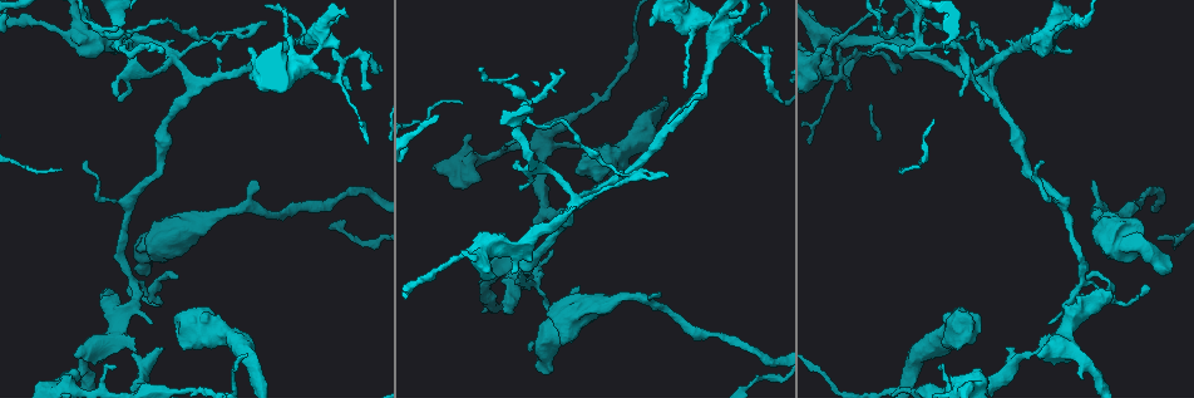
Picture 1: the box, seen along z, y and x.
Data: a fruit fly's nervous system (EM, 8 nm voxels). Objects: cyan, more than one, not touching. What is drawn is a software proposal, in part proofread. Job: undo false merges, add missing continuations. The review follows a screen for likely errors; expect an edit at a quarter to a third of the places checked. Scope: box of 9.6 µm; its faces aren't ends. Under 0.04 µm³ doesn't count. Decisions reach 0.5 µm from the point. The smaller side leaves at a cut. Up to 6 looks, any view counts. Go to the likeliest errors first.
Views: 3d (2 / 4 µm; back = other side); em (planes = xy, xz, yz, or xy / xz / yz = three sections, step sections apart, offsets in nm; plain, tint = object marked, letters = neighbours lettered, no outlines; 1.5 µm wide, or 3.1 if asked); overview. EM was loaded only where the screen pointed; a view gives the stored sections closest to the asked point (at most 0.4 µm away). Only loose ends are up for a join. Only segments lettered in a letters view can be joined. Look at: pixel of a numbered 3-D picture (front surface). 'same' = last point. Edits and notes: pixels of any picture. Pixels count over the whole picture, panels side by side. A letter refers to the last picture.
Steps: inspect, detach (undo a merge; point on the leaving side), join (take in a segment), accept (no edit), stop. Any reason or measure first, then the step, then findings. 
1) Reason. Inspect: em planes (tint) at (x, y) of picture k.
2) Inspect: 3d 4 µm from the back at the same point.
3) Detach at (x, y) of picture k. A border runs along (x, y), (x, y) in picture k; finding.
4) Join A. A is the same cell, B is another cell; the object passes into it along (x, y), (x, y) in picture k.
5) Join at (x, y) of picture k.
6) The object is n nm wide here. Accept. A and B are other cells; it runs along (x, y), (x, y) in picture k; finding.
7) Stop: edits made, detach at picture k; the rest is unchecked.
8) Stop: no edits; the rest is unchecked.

Closes a loop. Inspect: 3d 4 µm at (744, 42) of picture 1.

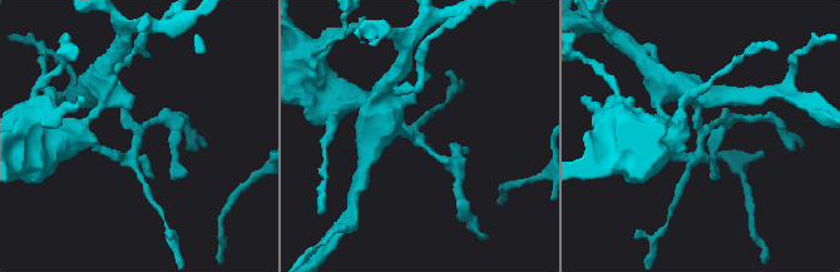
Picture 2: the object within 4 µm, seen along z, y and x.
Inspect: em yz step 4 (tint) at (706, 134) of picture 2.

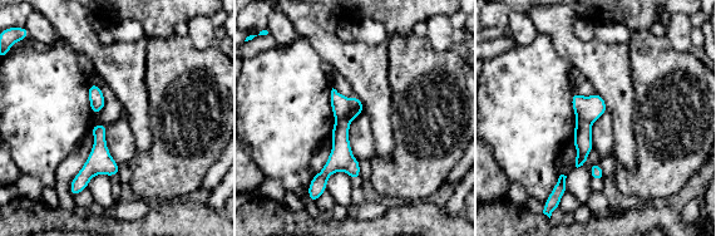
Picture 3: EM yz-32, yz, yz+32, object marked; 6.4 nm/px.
Inspect: em planes (letters) at the same point.

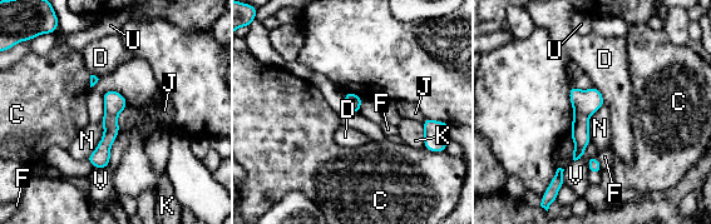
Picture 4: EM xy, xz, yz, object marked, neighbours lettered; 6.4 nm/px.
The object is 100 nm wide here. Detach at (579, 132) of picture 4. C, D, F, J, K, N, U and V are other cells; two neurons meet here.

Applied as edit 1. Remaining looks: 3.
Inspect: overview.

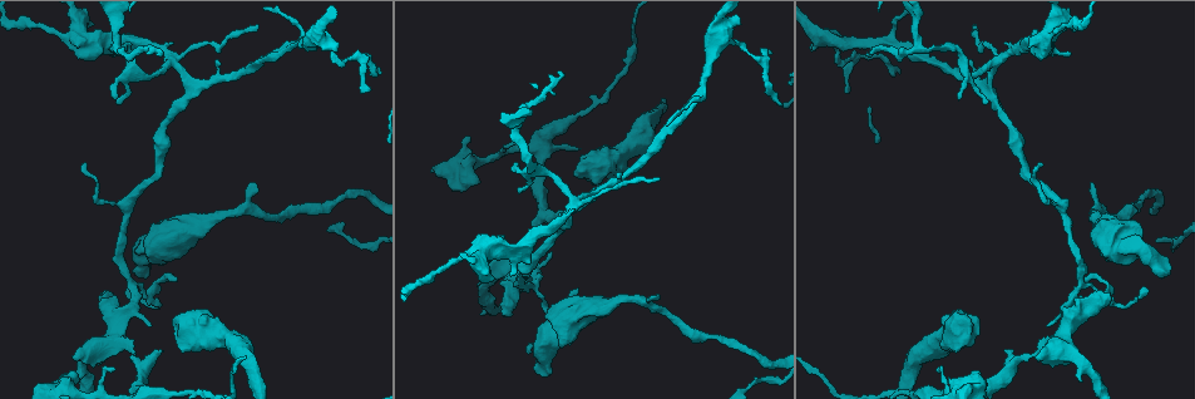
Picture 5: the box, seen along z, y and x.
Stops while still wide. Inspect: em planes (plain) at (134, 272) of picture 5.

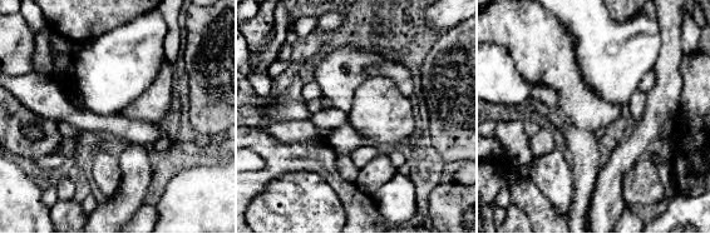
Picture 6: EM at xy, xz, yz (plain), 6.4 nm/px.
Inspect: em planes (letters) at the same point.

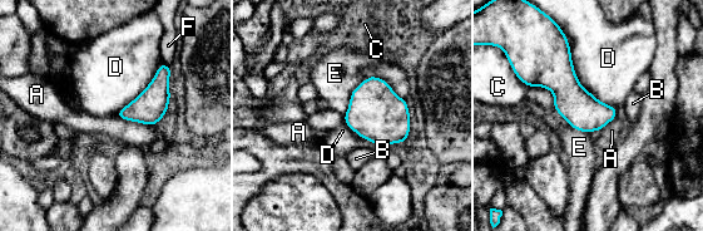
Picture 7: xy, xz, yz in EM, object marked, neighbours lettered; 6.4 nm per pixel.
Accept. A, B, C, D, E and F are other cells; no lettered segment goes on from it.

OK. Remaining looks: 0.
Stop: edits made, detach at picture 4; the rest is unchecked.

